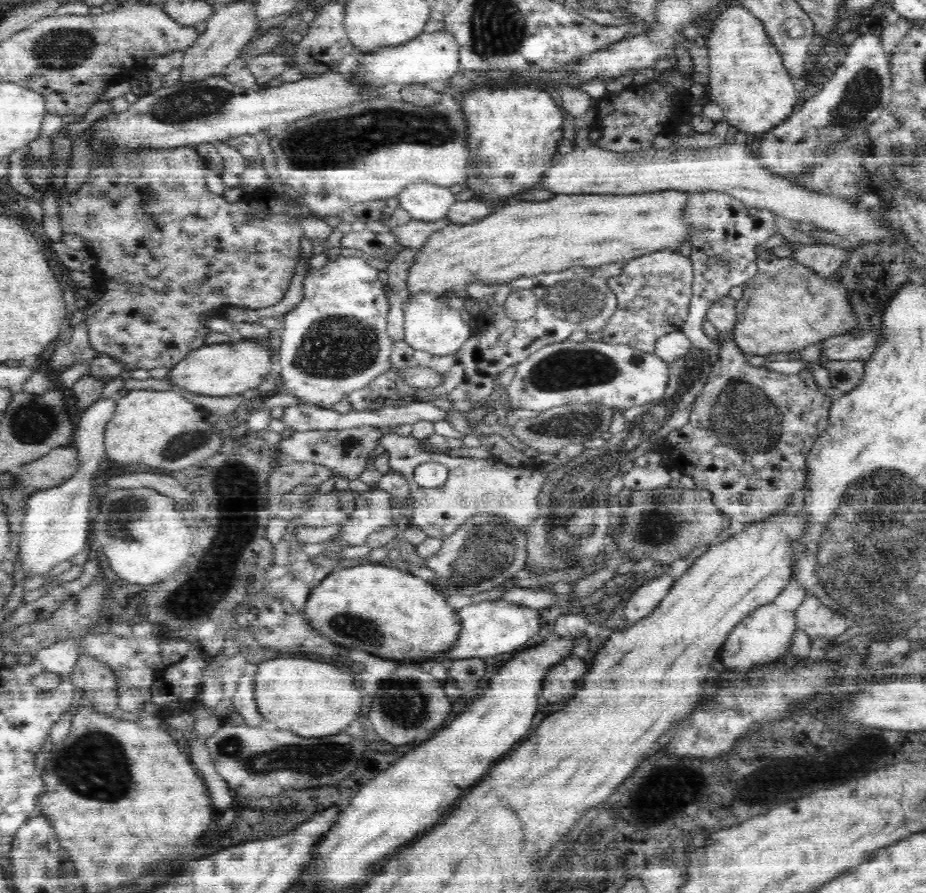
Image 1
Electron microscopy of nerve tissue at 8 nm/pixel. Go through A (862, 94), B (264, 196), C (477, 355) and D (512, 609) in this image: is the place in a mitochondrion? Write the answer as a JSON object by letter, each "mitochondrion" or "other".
{"A":"mitochondrion","B":"other","C":"other","D":"other"}

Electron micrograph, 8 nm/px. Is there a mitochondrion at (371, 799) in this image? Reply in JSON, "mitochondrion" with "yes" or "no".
{"mitochondrion":"no"}

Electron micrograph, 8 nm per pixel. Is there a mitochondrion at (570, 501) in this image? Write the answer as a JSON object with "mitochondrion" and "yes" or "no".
{"mitochondrion":"yes"}

